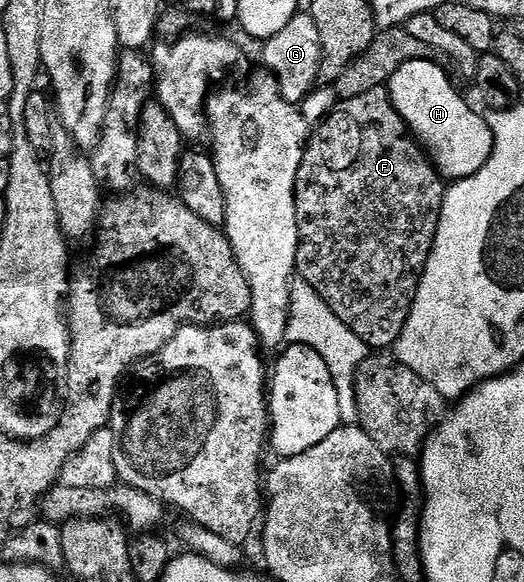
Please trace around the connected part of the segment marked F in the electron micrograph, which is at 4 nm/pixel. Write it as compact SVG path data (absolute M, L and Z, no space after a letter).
M387 87L369 90L366 94L349 100L340 100L327 119L311 133L310 143L307 150L304 151L302 166L298 170L296 179L296 217L300 231L296 272L299 279L314 286L314 290L330 306L330 310L334 310L334 314L338 314L338 318L342 318L342 322L346 322L346 326L350 326L350 330L354 330L354 334L358 334L358 338L362 338L362 342L368 345L369 349L391 349L410 318L412 303L420 285L420 276L424 272L424 267L434 246L445 191L444 177L437 172L428 153L410 135L408 123L400 117L398 110L392 105L392 93L388 91Z

